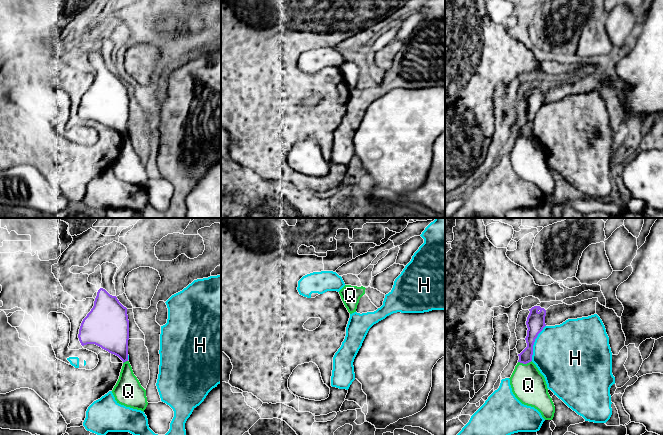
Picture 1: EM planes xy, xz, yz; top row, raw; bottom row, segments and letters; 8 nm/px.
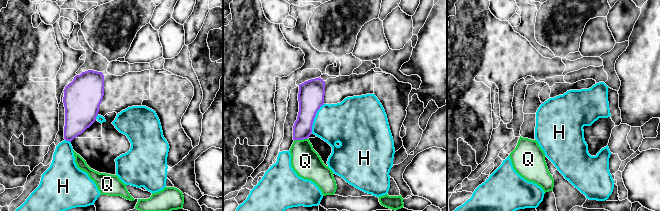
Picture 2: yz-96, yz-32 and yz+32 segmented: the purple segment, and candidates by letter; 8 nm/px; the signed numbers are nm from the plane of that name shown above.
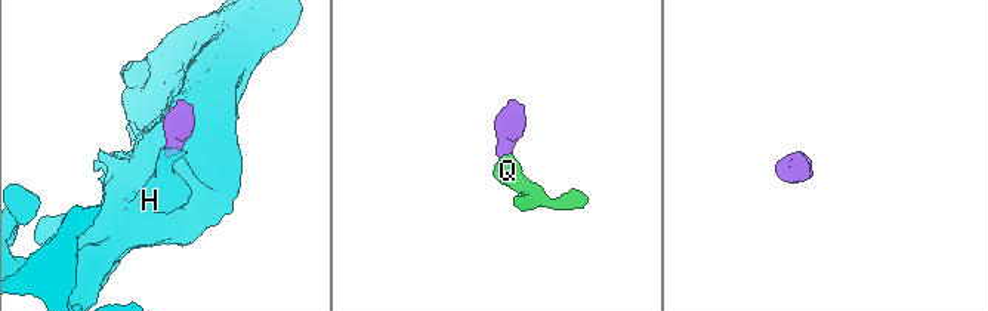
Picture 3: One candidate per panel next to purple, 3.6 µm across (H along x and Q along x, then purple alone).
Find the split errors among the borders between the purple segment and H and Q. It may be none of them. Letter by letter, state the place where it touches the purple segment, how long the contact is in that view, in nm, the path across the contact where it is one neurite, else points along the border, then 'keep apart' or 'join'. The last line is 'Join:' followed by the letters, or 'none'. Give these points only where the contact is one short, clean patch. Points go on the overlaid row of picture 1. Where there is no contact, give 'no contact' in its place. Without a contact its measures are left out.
H: yz (533, 343) | 300 nm | keep apart
Q: yz (524, 363) | 110 nm | across yz (525, 356), (524, 363), (528, 385) | join
Join: Q

